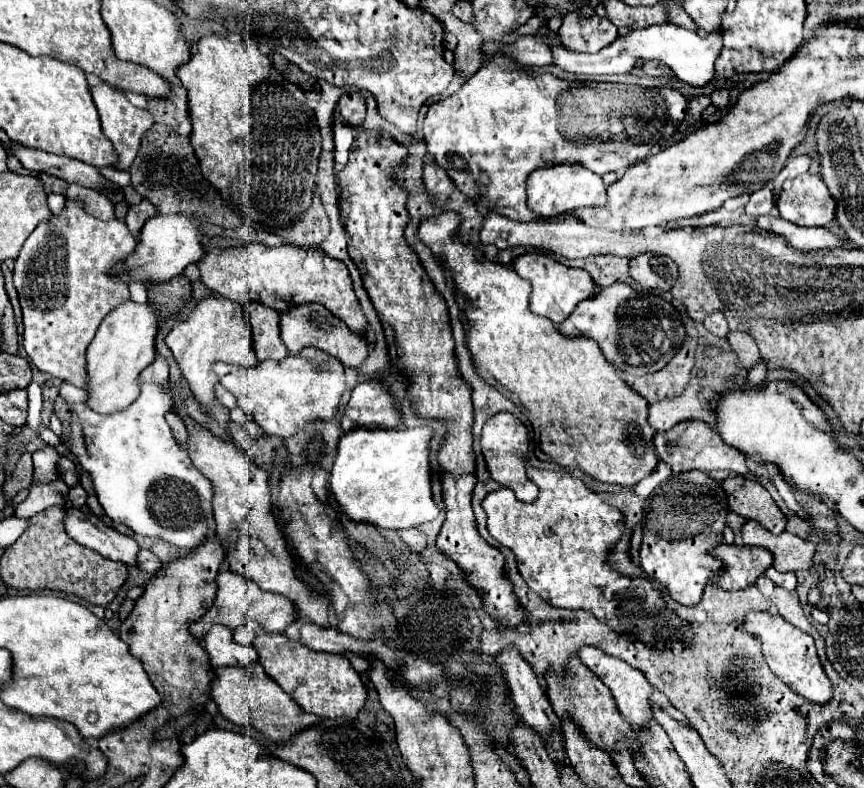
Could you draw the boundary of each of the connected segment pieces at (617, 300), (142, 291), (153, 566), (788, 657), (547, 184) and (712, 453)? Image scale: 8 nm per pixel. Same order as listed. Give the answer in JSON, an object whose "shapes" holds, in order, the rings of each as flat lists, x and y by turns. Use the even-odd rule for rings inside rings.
{"shapes":[[[617,282,599,290,597,296,583,300,559,326,559,332,565,336,593,338,609,364,627,374,645,376,665,368,679,352,685,338,685,324,683,314,669,300,657,294,637,292,629,284]],[[133,282,133,284,129,284,129,290,131,290,131,300,133,302,147,304,147,288,145,288,145,284]],[[139,550,137,554,137,568,145,574,155,574,161,568,161,560,149,552,149,550]],[[749,612,743,618,741,626,745,632,759,638,763,658,775,676,779,676,797,694,801,694,803,698,807,698,815,704,825,704,831,700,831,694,833,694,831,682,817,658,817,650,815,650,813,638,809,634,805,634,799,628,795,628,793,624,785,622,781,616,773,616,769,612]],[[559,164,549,168,537,168,527,178,527,206,543,218,563,214,567,210,577,210,585,206,603,206,607,202,605,184,599,174,579,166,579,164]],[[685,420,679,426,667,430,667,432,659,432,655,436,655,448,657,448,657,456,659,460,671,464,673,472,689,472,689,470,701,470,701,472,711,472,711,470,729,470,735,474,747,474,749,468,745,464,745,456,733,448,733,446,725,446,725,442,721,442,721,438,717,438,717,432,701,420],[695,438,703,438,703,448,695,448,693,440]]]}

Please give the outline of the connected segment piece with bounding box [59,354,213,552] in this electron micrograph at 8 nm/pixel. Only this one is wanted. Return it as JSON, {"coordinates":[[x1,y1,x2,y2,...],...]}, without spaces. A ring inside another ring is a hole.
{"coordinates":[[157,354,153,364,149,364,141,372,141,394,139,398,127,406,125,410,119,410,115,414,99,414,93,412,87,406,87,394,83,388,77,388,69,382,61,382,59,394,67,400,71,410,71,442,69,450,75,456,75,460,83,466,85,472,93,478,93,488,97,492,97,500,103,506,105,514,115,524,125,524,133,532,143,536,161,538,173,546,177,546,181,552,193,550,205,534,209,534,209,520,213,516,211,508,211,496,213,488,211,482,193,466,189,458,189,450,181,450,175,442,169,424,165,422,165,414,171,412,173,398,169,392,163,390,163,384,167,384,169,378,169,366,167,360]]}

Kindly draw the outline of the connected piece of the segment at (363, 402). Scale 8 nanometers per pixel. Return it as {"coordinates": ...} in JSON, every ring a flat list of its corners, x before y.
{"coordinates":[[367,380,363,384,357,384,341,416,341,428,345,432,359,426,375,426,379,430,391,430,399,422,401,416,395,410,393,398,379,380]]}

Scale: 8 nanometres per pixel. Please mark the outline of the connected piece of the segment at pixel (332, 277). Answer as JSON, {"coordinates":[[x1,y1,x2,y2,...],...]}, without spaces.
{"coordinates":[[241,244,233,248,213,248,205,252,199,260,201,282,215,294,229,298,247,306,249,302,263,302,269,308,283,310,289,302,291,304,305,304,305,302,319,302,327,306,337,318,347,322,353,332,365,336,367,318,361,310,361,304,353,292,353,282,349,270,343,262,327,256,321,248,293,248,293,246,279,246,269,248,265,244]]}

